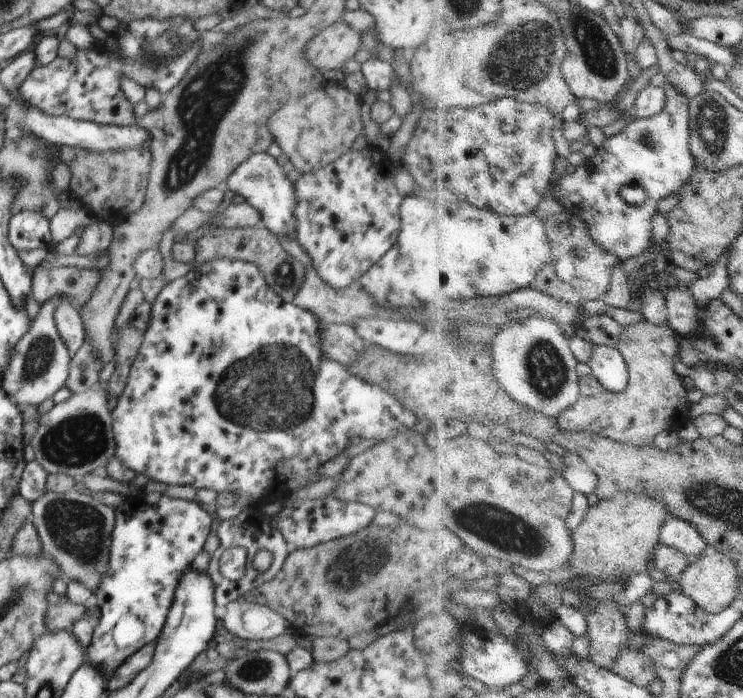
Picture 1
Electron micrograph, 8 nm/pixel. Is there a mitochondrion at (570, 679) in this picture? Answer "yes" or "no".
no

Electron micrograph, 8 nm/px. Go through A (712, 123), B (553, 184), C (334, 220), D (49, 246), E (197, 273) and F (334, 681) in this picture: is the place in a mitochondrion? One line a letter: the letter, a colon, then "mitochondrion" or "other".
A: mitochondrion
B: other
C: other
D: other
E: other
F: other

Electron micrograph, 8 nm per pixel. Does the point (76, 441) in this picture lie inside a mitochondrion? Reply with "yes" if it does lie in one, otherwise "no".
yes

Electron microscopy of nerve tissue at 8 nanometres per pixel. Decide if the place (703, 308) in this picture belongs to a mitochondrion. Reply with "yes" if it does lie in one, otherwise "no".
no

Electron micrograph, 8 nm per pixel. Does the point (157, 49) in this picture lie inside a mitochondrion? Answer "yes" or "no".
yes

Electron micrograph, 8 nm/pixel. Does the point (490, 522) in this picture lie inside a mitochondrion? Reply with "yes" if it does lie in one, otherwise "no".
yes

